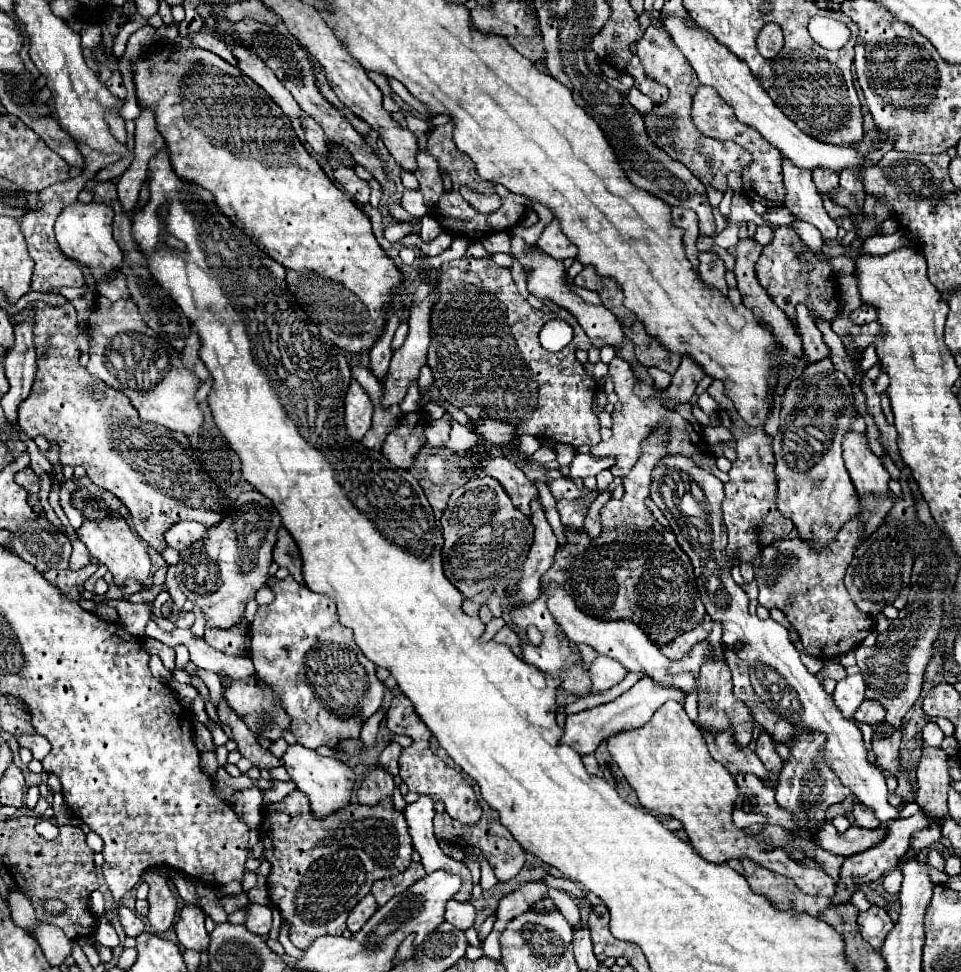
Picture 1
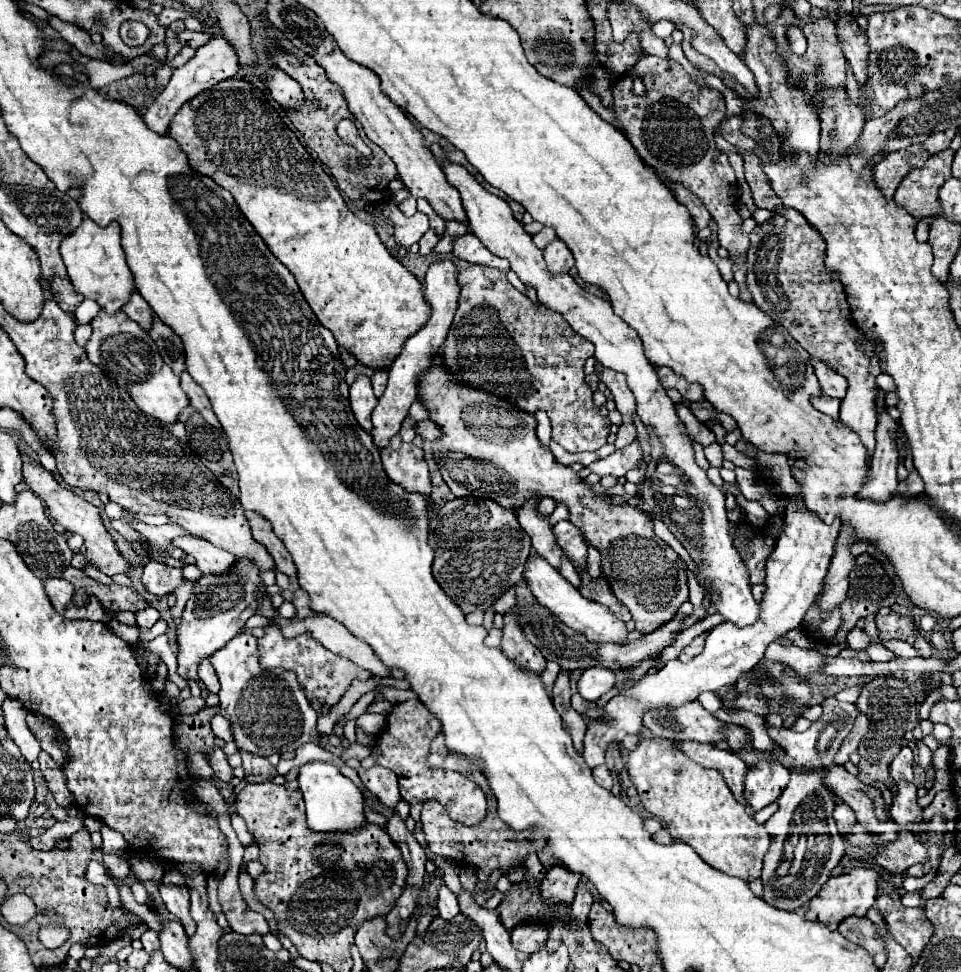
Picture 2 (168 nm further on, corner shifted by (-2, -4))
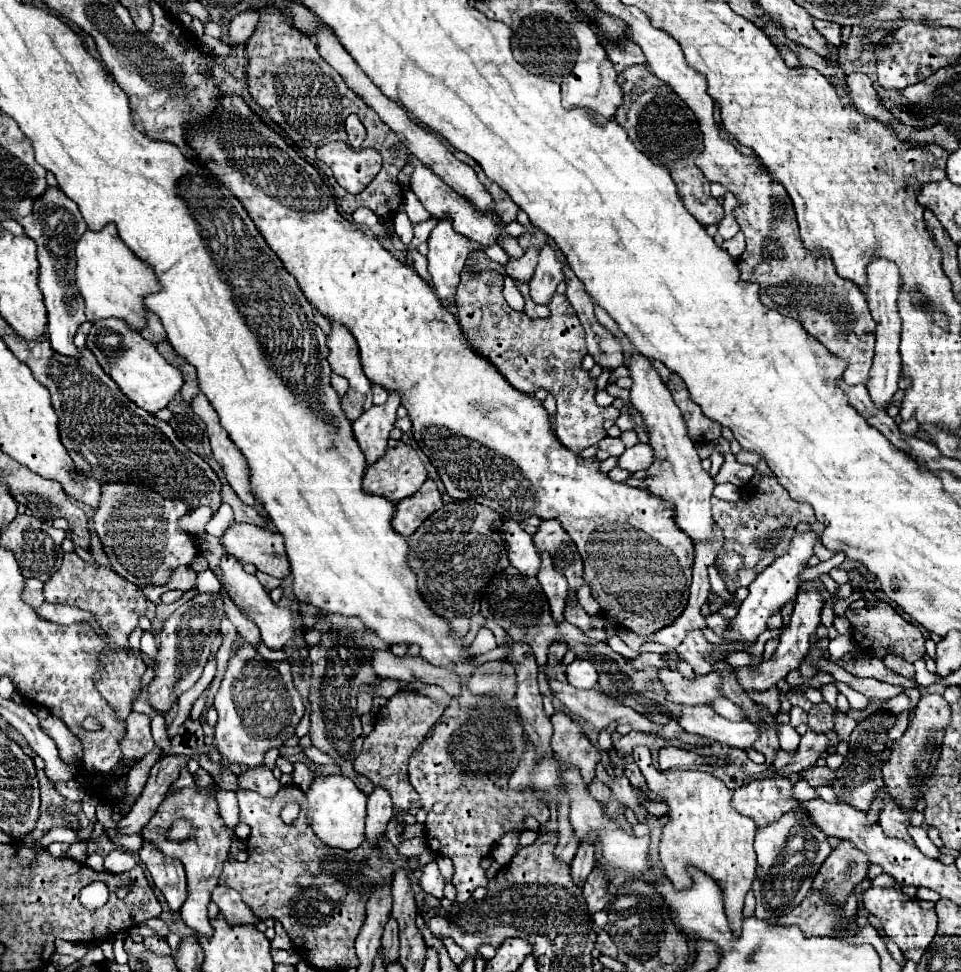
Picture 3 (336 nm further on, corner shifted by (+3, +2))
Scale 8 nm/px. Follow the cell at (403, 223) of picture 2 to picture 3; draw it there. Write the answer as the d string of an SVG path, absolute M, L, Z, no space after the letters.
M407 190L407 192L405 192L403 208L405 208L405 212L407 212L407 216L409 216L411 224L419 224L419 222L425 222L425 220L429 220L429 218L431 218L431 214L423 208L423 204L419 202L419 198L417 198L411 190Z

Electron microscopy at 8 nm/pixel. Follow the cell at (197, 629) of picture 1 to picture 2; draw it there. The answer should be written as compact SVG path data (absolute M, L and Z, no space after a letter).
M205 659L199 664L198 676L211 693L218 693L220 689L220 683L209 660Z

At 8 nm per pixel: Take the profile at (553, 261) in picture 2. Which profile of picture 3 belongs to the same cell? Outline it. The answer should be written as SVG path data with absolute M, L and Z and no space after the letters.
M543 246L539 254L539 264L537 270L529 282L529 294L535 304L549 304L555 288L559 282L563 282L563 264L557 260L555 250L551 246Z

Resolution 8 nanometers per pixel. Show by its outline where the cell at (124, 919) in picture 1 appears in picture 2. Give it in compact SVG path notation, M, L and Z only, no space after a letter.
M146 930L146 932L140 936L140 942L144 944L144 950L146 950L146 952L158 950L158 934L156 934L154 930Z

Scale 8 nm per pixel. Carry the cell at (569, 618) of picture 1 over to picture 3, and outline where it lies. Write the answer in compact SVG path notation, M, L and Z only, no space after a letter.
M501 520L495 526L495 530L505 538L505 550L511 566L521 570L521 574L537 576L541 562L539 562L539 554L535 552L531 536L513 520Z

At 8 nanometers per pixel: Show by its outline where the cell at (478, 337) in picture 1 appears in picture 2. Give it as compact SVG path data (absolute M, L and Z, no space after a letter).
M470 264L466 270L458 272L458 286L458 308L442 346L444 368L450 374L458 376L462 384L498 396L526 414L536 414L538 410L544 410L552 422L552 440L558 442L564 450L582 452L602 448L610 434L610 420L604 418L600 414L600 408L594 406L592 390L590 386L586 386L586 374L582 370L586 358L594 356L594 344L578 336L560 314L542 304L532 304L528 296L518 292L508 282L502 270Z

